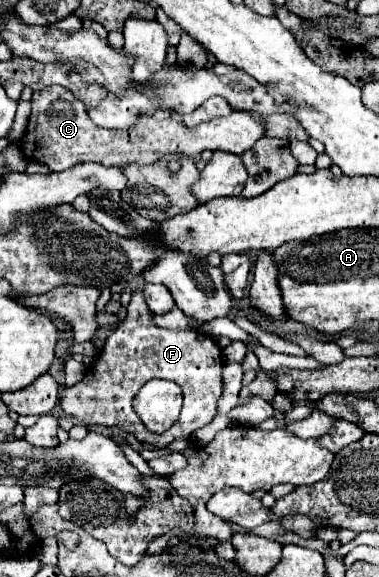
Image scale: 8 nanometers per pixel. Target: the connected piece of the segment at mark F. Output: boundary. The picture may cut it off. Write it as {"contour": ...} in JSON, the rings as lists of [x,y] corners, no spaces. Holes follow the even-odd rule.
{"contour":[[[141,289],[133,291],[131,301],[127,305],[127,319],[123,323],[119,323],[119,327],[107,337],[99,359],[89,369],[89,375],[93,375],[93,379],[83,379],[75,387],[65,387],[63,389],[61,407],[67,415],[79,419],[83,425],[87,425],[87,423],[97,423],[97,425],[105,425],[105,427],[117,425],[117,427],[133,433],[139,441],[153,443],[157,447],[163,447],[165,443],[169,443],[177,437],[189,439],[189,435],[193,431],[207,425],[217,415],[217,401],[221,399],[221,393],[223,393],[223,383],[221,383],[223,355],[221,355],[221,349],[219,349],[217,341],[209,335],[203,335],[203,333],[191,331],[191,329],[163,329],[163,327],[157,327],[153,323],[153,317],[155,315],[151,313],[151,309],[147,307],[147,303],[143,299],[143,291]],[[153,377],[175,381],[183,389],[183,397],[185,397],[183,411],[181,411],[181,417],[179,417],[177,425],[173,429],[169,429],[165,435],[151,435],[143,427],[143,423],[139,423],[139,415],[133,411],[133,397]]]}

